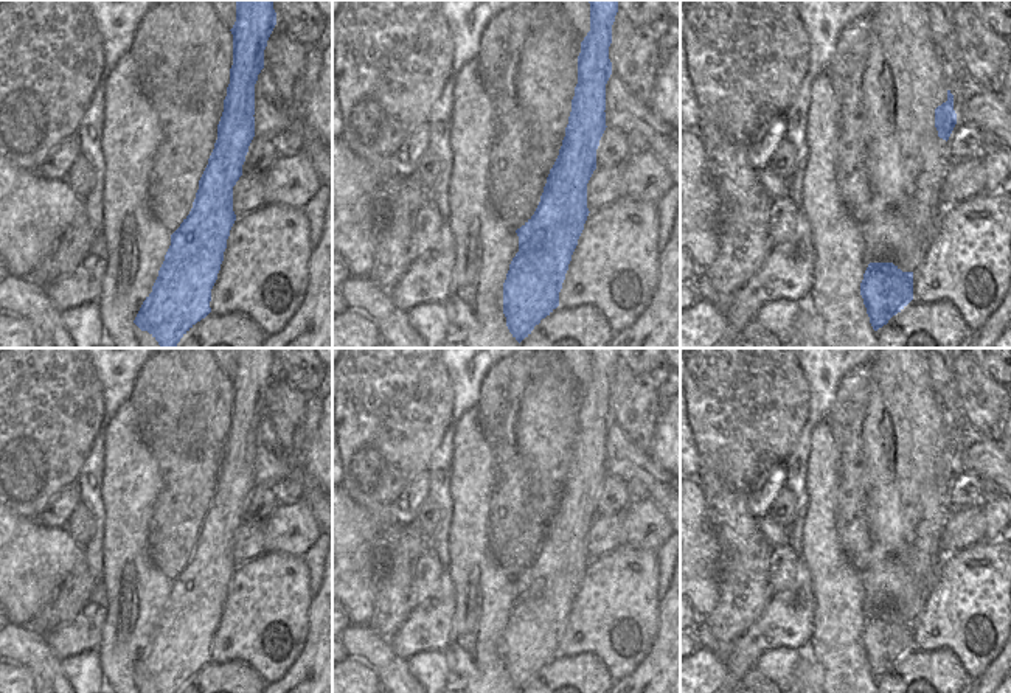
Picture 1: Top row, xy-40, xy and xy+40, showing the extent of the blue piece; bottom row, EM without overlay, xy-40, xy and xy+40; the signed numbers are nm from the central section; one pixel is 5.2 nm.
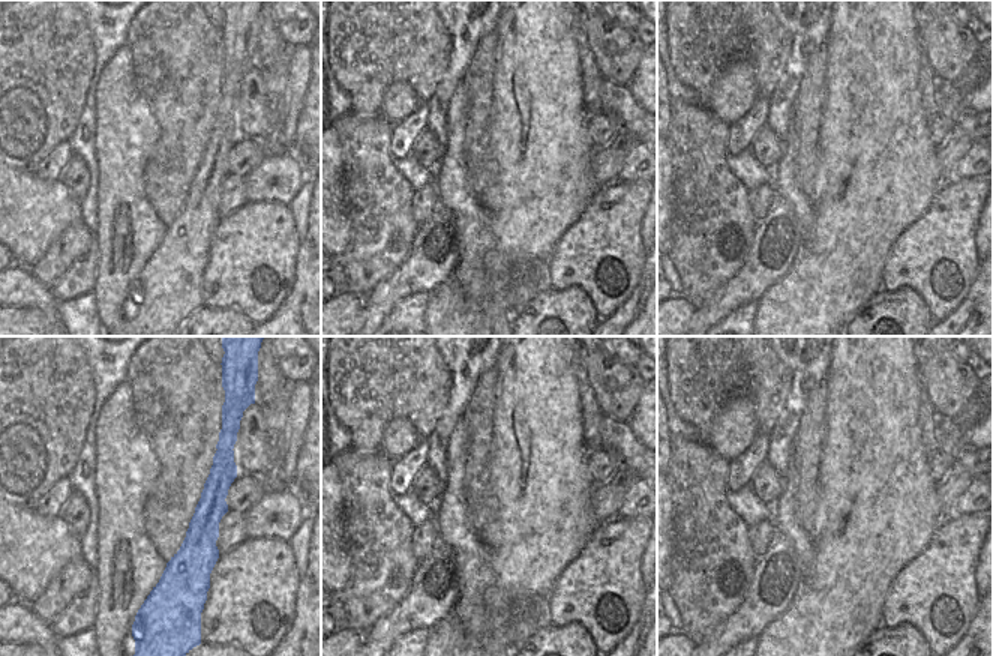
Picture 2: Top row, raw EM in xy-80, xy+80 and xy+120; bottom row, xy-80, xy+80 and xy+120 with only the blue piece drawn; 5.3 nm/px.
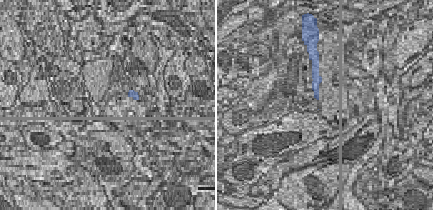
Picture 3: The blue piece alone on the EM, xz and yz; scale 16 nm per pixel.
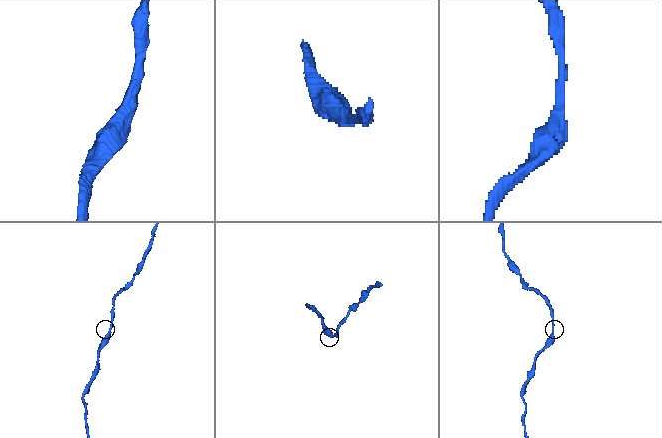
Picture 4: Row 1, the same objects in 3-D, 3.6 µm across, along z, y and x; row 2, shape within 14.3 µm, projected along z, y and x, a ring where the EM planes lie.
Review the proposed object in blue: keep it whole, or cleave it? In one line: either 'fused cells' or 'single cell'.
single cell

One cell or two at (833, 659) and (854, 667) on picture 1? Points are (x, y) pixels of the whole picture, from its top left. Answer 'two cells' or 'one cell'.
one cell

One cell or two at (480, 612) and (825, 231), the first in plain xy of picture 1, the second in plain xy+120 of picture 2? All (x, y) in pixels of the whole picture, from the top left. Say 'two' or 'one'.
two

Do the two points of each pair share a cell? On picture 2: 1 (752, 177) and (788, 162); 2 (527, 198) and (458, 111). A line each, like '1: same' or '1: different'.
1: different
2: different

